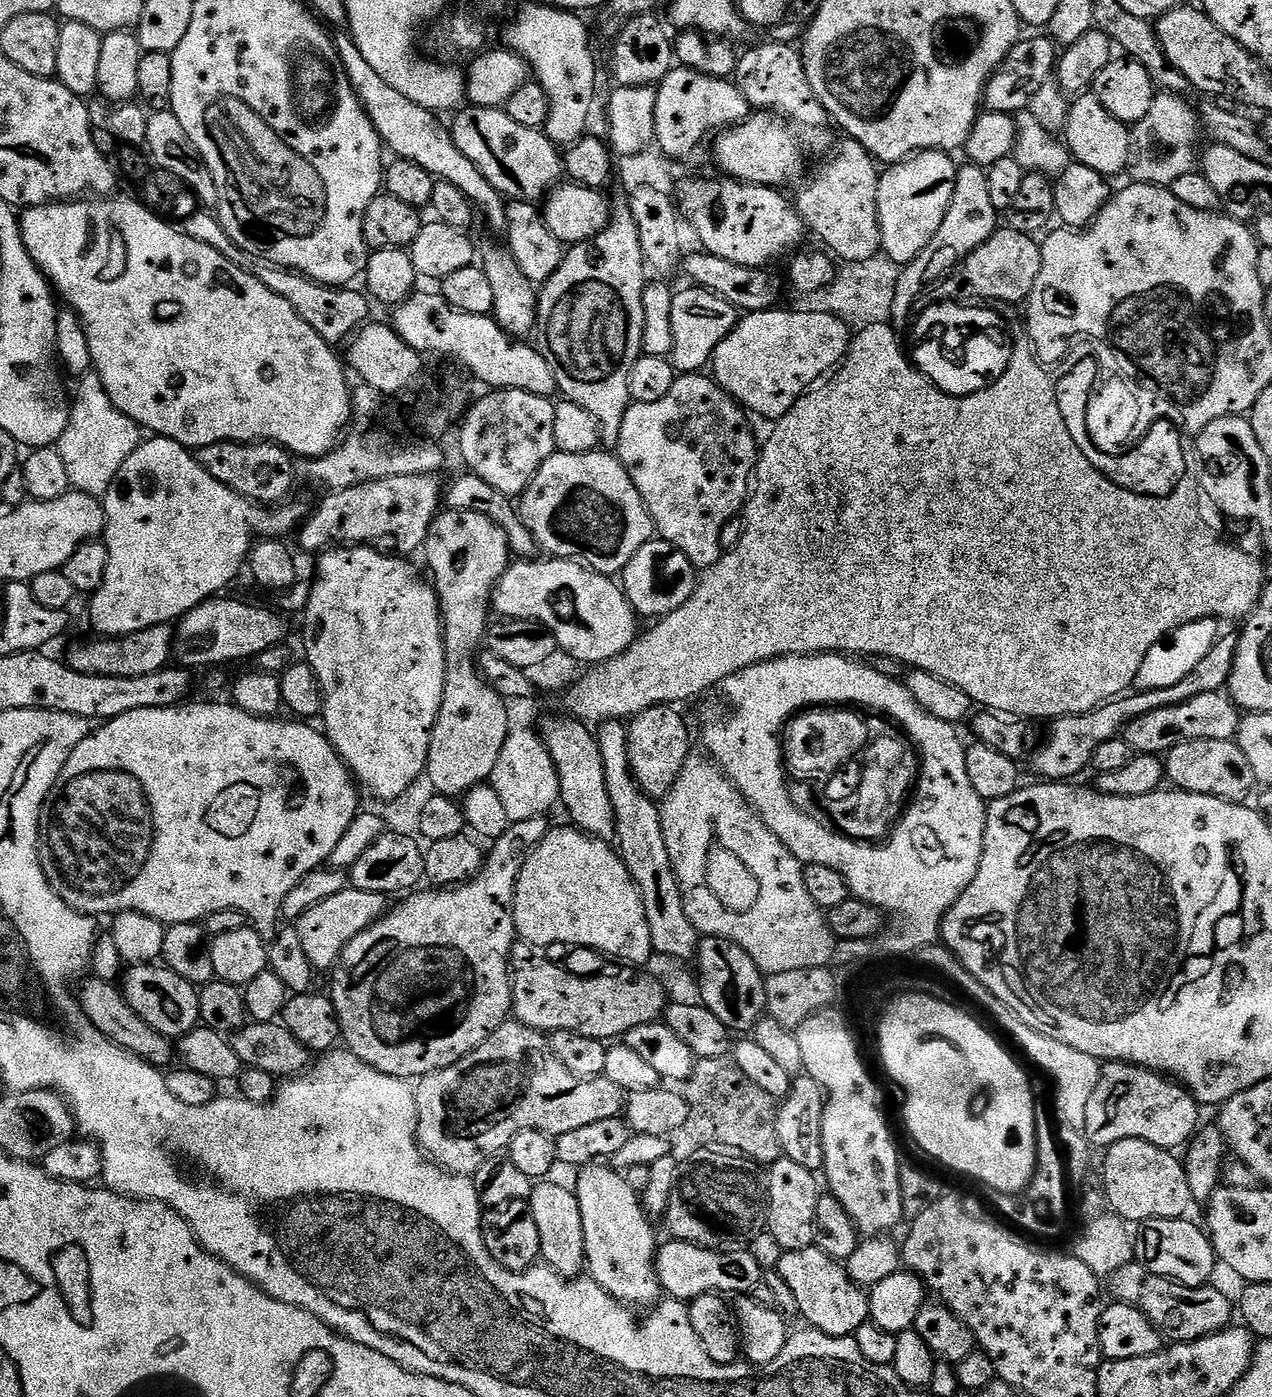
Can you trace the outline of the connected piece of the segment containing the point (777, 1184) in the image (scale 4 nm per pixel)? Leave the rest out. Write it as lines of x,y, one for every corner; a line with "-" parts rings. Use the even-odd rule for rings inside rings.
781,1158
766,1172
766,1231
774,1234
785,1252
813,1247
816,1243
816,1211
822,1188
816,1185
817,1173
798,1166
798,1162

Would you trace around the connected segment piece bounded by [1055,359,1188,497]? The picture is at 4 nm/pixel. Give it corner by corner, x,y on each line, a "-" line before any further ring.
1080,359
1070,367
1072,368
1060,380
1058,378
1055,381
1055,400
1058,402
1059,413
1062,414
1063,422
1070,434
1073,435
1078,448
1086,454
1086,458
1090,459
1091,464
1096,469
1110,478
1116,485
1122,486
1123,489
1146,497
1166,497
1170,495
1188,474
1184,462
1186,456
1184,437
1178,434
1178,430
1174,430
1169,423
1159,423
1159,427
1152,431
1152,435
1147,437
1147,441
1142,446
1138,446
1137,450
1126,454
1126,458
1106,457
1100,450
1091,446
1089,430
1083,418
1089,388
1094,383
1092,376
1095,375
1095,363

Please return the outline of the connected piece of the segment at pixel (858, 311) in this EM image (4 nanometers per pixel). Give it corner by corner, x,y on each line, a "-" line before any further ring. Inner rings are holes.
881,254
866,262
844,264
841,269
827,287
809,293
803,299
801,311
830,313
846,322
854,320
860,326
887,323
891,319
901,265

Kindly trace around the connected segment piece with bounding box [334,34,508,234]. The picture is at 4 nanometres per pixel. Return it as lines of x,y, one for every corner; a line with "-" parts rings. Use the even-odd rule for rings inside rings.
351,35
336,36
335,43
338,50
338,58
350,78
350,86
354,94
360,99
360,105
366,110
366,114
372,120
374,130
380,135
380,142
393,157
414,162
414,166
422,166
436,180
450,182
450,186
458,186
462,194
477,209
480,208
488,215
488,224
498,234
503,233
507,226
507,208
505,197
501,196
486,178
482,178
482,170
470,162
458,150
454,142
451,131
440,121
441,117
437,113
410,102
410,98
405,98
403,94
398,94
394,86
382,82
382,77
372,69
370,62
362,58
362,52
353,42

